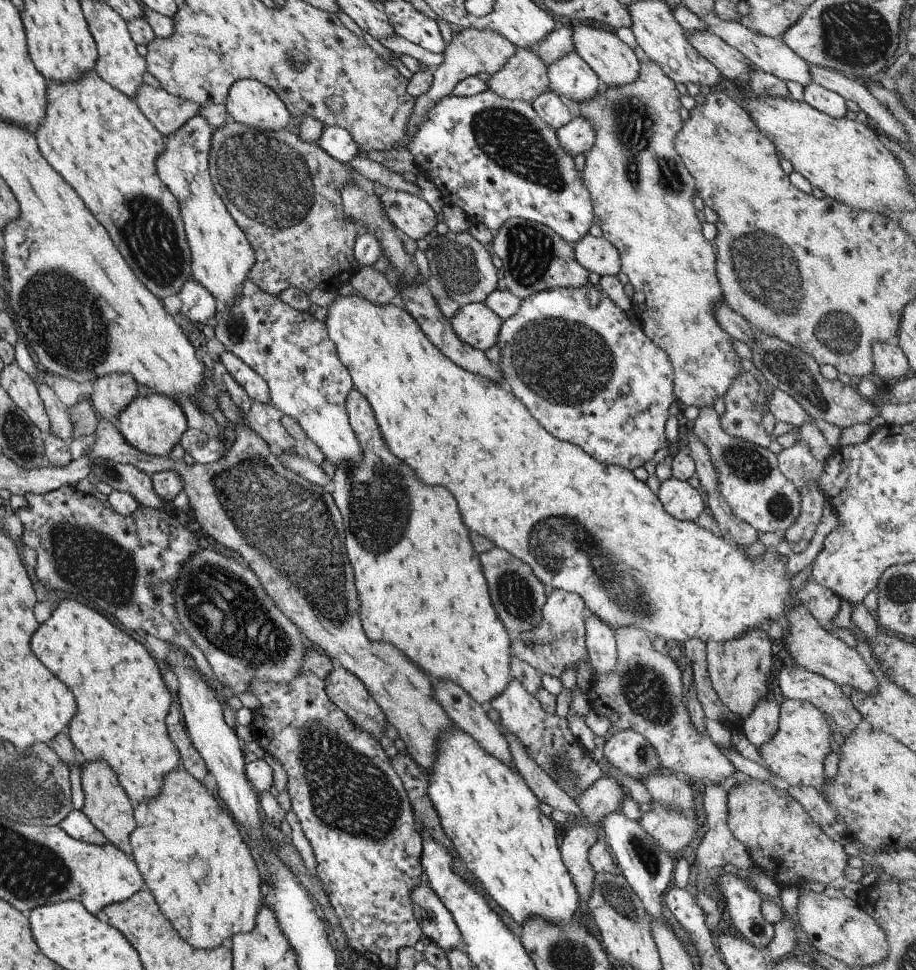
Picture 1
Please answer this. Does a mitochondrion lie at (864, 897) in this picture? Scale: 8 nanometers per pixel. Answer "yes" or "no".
no

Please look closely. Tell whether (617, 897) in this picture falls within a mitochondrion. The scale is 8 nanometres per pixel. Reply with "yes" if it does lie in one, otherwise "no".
yes

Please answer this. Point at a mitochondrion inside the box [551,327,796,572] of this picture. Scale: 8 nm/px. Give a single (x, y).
(747, 464)

